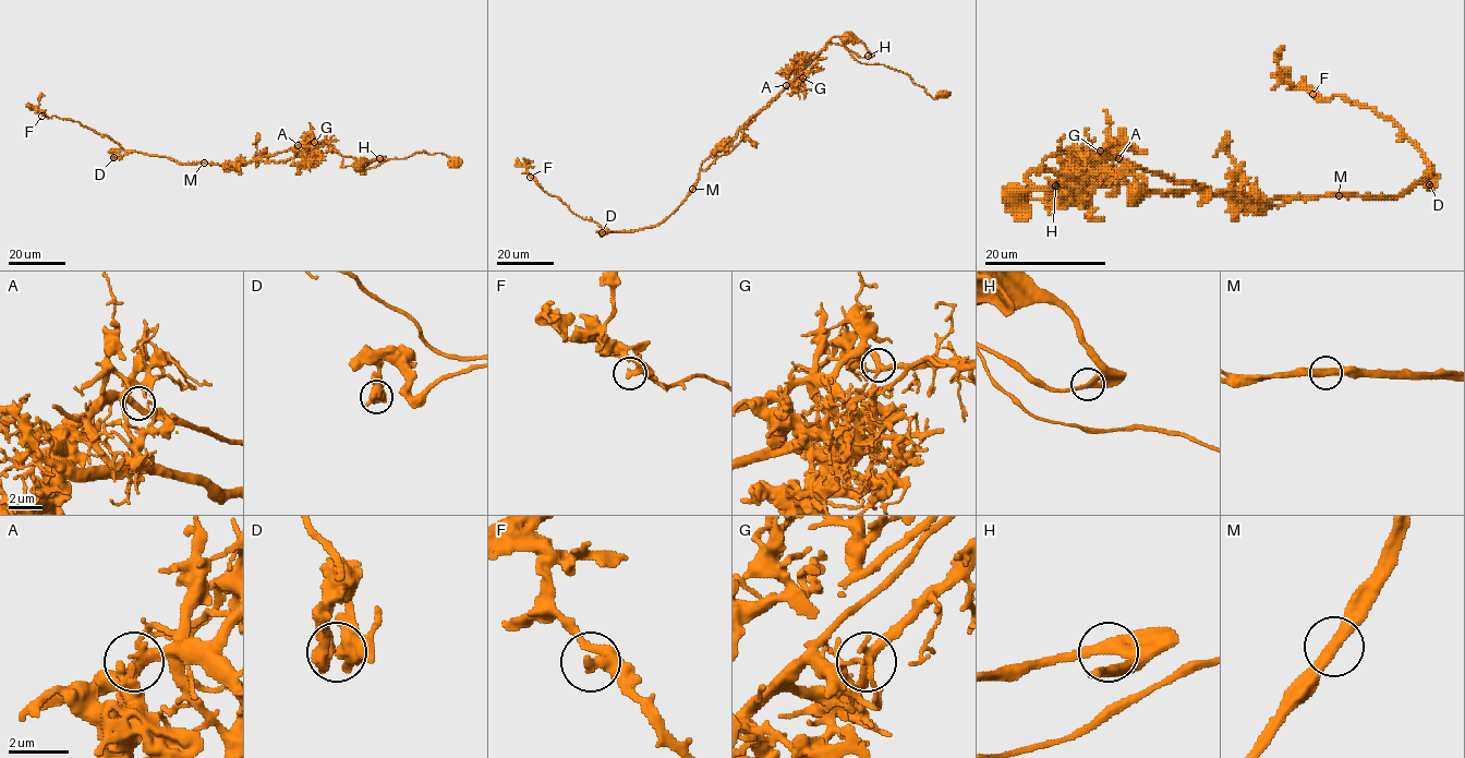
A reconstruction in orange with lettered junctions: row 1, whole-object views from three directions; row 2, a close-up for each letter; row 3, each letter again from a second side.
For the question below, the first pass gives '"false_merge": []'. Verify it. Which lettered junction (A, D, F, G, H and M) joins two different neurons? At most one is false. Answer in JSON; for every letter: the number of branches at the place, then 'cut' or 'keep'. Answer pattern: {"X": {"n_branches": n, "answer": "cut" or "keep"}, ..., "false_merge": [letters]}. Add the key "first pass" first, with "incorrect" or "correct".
{"first pass": "incorrect", "A": {"n_branches": 2, "answer": "keep"}, "D": {"n_branches": 2, "answer": "keep"}, "F": {"n_branches": 2, "answer": "keep"}, "G": {"n_branches": 2, "answer": "keep"}, "H": {"n_branches": 2, "answer": "keep"}, "M": {"n_branches": 2, "answer": "cut"}, "false_merge": ["M"]}

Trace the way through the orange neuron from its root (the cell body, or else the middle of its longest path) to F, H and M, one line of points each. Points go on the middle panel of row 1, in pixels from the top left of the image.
F: (847, 39), (833, 37), (726, 139), (702, 163), (686, 199), (660, 224), (610, 232), (576, 215), (530, 177)
H: (847, 39), (862, 43), (870, 53), (868, 56)
M: (847, 39), (833, 37), (831, 44), (775, 98), (733, 137), (726, 139), (702, 163), (698, 182), (692, 189)

